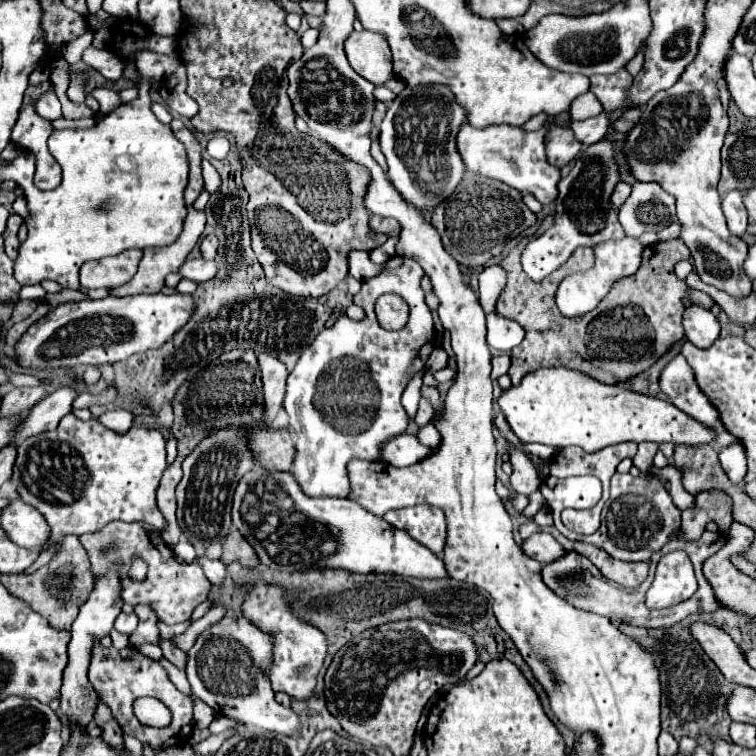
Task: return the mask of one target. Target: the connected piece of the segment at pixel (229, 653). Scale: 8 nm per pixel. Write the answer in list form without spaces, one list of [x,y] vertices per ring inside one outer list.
[[[224,617],[198,635],[194,647],[186,653],[186,675],[192,693],[220,715],[234,717],[246,725],[258,725],[266,731],[294,735],[300,727],[298,715],[276,703],[268,669],[272,667],[272,633],[264,633],[246,617]]]

